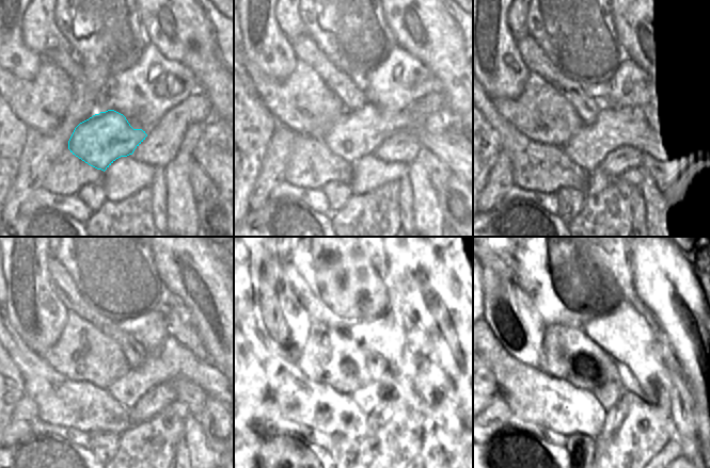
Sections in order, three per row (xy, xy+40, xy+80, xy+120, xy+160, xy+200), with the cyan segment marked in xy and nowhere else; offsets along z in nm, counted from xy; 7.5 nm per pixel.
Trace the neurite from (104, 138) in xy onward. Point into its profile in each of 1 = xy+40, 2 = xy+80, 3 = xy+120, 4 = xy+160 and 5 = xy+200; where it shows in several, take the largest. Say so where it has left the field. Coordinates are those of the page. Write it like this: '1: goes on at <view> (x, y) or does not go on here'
1: goes on at xy+40 (358, 134)
2: goes on at xy+80 (613, 128)
3: goes on at xy+120 (128, 389)
4: goes on at xy+160 (367, 391)
5: goes on at xy+200 (608, 396)

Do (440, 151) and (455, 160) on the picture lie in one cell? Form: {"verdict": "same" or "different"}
{"verdict": "same"}

